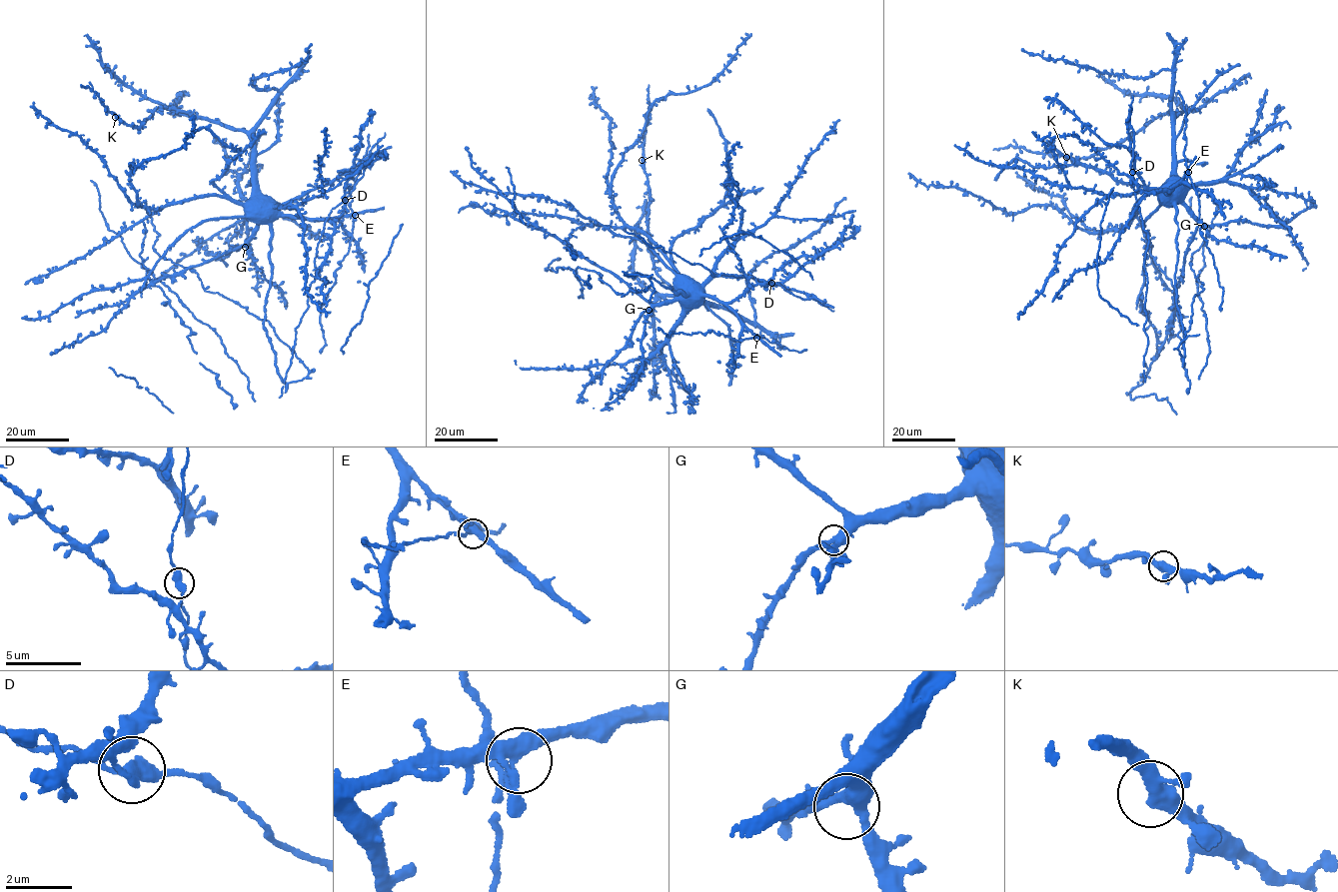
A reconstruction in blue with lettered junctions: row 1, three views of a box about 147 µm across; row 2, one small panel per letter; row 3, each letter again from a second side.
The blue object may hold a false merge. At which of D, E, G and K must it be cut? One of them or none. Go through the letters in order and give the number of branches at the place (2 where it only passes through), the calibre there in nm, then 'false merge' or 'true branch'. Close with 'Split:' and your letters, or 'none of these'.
D: 3 branches meet; 340 nm thick; true branch
E: 3 branches meet; 360 nm thick; true branch
G: 3 branches meet; 400 nm thick; true branch
K: 3 branches meet; 360 nm thick; true branch
Split: none of these

